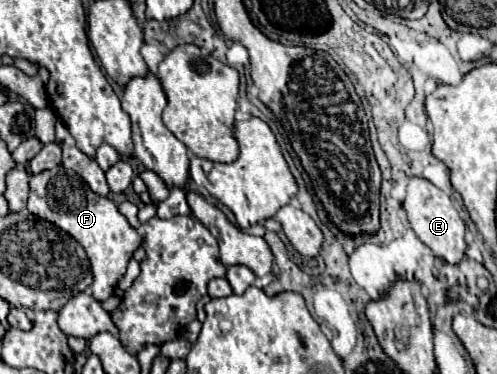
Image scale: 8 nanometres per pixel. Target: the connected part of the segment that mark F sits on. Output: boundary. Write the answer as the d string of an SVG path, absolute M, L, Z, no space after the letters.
M66 168L44 170L36 176L30 176L30 196L26 206L34 216L48 220L68 232L78 244L86 250L92 268L92 296L102 302L114 294L114 284L126 274L126 264L132 258L134 250L142 246L140 234L128 224L128 220L118 212L116 204L108 198L94 194L88 184Z

